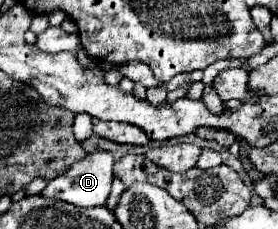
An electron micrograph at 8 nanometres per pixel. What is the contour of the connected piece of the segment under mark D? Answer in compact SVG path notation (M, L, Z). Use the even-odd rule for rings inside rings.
M96 149L86 153L84 159L76 161L74 165L70 165L62 175L54 177L52 181L48 181L46 189L42 191L44 197L52 197L52 199L60 199L66 203L74 203L78 207L98 207L98 205L106 205L106 199L110 195L110 187L112 187L112 173L114 167L114 155L112 151L104 151L104 149Z

